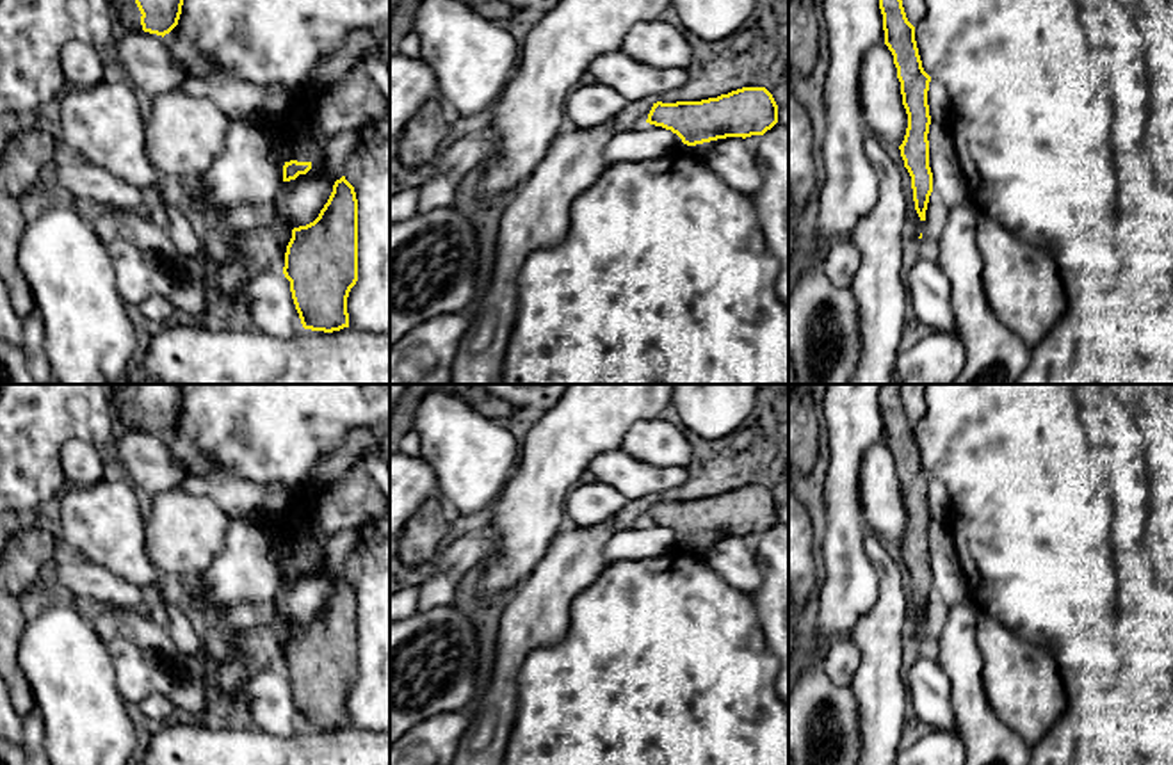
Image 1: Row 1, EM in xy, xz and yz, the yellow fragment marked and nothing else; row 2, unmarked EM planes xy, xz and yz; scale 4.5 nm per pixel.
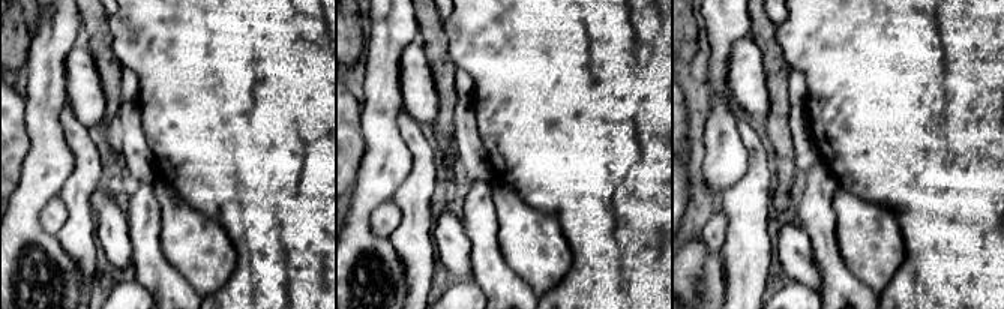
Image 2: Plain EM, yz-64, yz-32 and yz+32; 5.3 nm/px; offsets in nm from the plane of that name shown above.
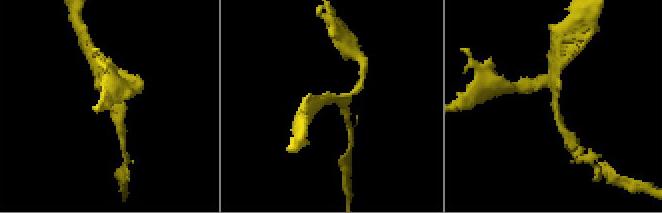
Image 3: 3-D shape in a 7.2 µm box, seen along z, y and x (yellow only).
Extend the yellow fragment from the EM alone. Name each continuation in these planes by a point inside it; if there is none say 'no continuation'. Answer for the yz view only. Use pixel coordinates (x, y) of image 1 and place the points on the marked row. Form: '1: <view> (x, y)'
no continuation

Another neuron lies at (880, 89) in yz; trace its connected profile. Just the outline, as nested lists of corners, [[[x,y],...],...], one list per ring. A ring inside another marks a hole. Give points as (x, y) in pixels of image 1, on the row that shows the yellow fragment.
[[[885,43],[865,52],[860,66],[860,109],[867,130],[888,148],[901,146],[908,128],[894,55]]]

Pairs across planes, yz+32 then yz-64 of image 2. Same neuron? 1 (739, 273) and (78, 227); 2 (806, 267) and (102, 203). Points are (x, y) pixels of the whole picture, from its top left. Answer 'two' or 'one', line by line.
1: one
2: one

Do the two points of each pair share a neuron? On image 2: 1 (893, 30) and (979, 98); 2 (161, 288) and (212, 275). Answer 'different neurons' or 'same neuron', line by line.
1: same neuron
2: different neurons

